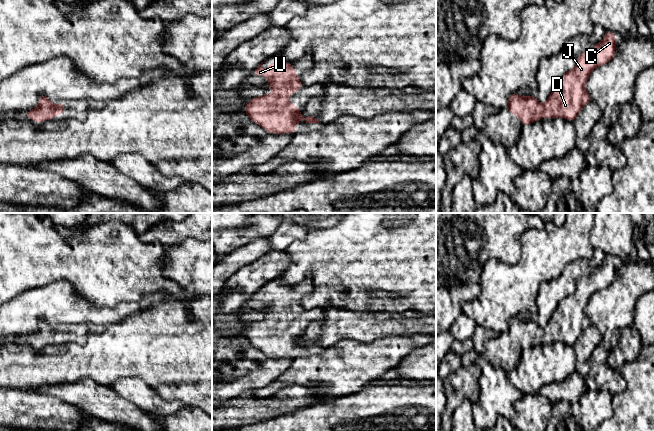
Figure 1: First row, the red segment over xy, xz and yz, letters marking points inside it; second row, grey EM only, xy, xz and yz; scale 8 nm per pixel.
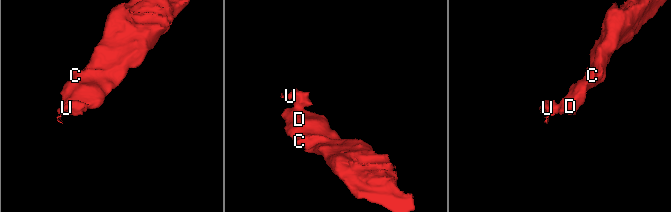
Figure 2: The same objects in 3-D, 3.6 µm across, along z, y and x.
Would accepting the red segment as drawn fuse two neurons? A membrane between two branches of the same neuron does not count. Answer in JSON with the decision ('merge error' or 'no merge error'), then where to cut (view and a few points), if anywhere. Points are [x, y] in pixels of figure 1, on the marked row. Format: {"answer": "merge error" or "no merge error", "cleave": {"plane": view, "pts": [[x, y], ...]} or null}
{"answer": "no merge error", "cleave": null}

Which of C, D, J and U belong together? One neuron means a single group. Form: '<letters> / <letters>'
C D J U

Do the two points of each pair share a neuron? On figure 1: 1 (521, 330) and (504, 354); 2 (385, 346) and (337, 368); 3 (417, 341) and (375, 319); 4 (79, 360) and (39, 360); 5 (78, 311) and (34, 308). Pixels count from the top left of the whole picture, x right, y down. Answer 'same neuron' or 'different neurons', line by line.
1: same neuron
2: same neuron
3: different neurons
4: same neuron
5: same neuron

